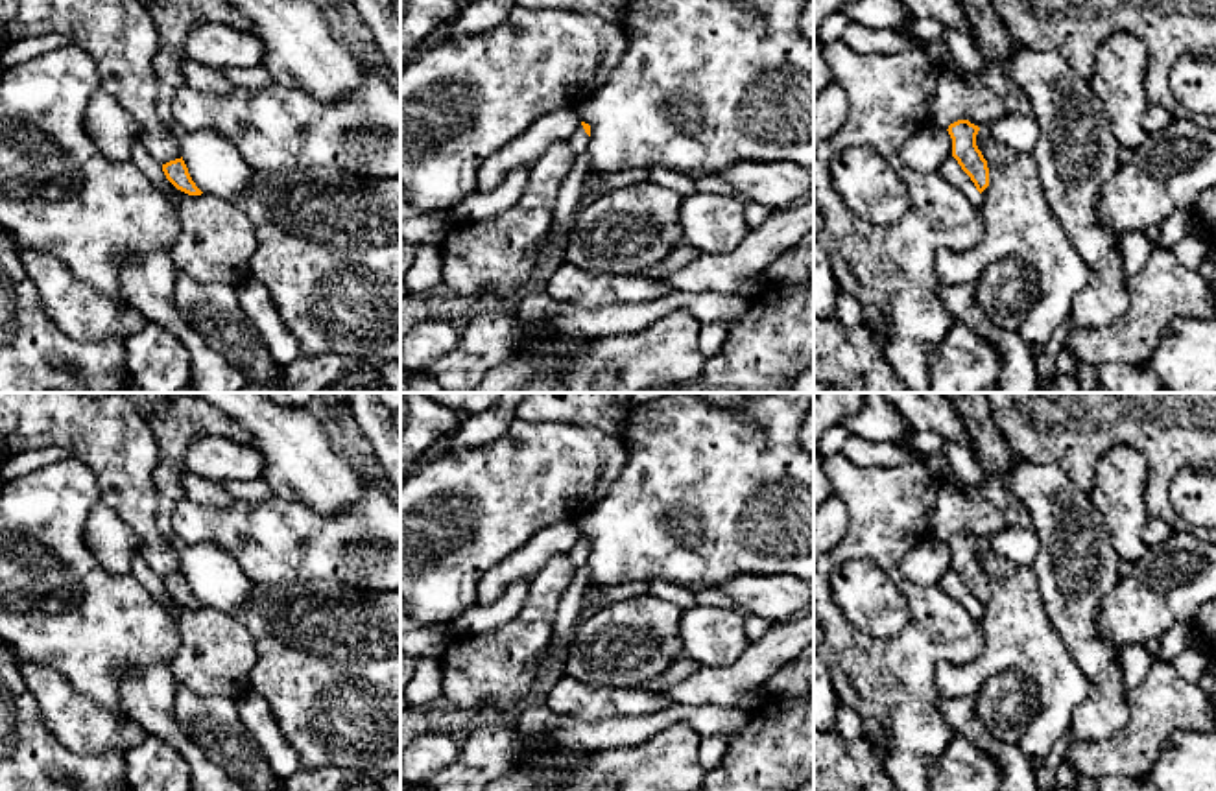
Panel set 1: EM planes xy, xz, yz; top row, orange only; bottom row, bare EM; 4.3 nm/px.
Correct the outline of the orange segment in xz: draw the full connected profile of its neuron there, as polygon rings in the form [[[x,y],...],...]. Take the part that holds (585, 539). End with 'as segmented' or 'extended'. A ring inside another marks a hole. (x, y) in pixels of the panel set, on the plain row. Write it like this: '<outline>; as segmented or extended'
[[[581,535],[576,546],[568,551],[568,559],[572,561],[576,570],[585,568],[590,555],[590,538]]]; extended

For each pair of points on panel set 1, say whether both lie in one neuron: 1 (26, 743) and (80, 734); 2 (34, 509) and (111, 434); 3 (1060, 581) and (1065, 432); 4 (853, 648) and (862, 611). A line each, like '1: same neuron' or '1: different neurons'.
1: different neurons
2: different neurons
3: different neurons
4: different neurons

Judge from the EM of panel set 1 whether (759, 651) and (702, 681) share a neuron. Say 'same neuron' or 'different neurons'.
same neuron

